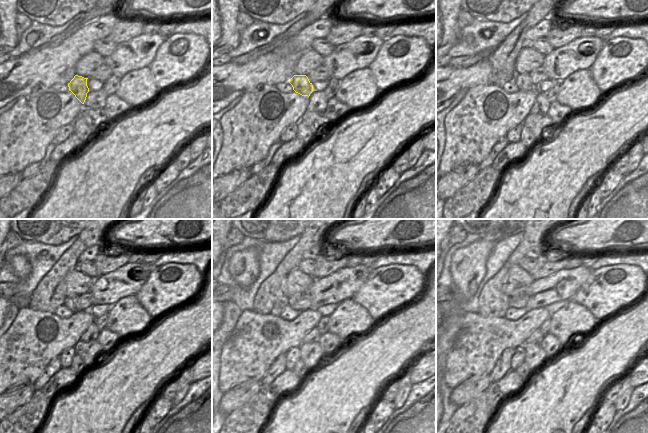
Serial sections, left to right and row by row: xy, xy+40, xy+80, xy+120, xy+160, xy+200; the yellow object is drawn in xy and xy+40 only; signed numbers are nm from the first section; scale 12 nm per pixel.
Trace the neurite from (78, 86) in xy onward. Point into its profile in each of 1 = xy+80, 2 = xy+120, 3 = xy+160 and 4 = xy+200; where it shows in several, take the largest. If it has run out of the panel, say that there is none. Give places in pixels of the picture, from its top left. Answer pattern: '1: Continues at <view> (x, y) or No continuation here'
1: Continues at xy+80 (523, 82)
2: Continues at xy+120 (69, 302)
3: Continues at xy+160 (292, 299)
4: Continues at xy+200 (522, 290)

